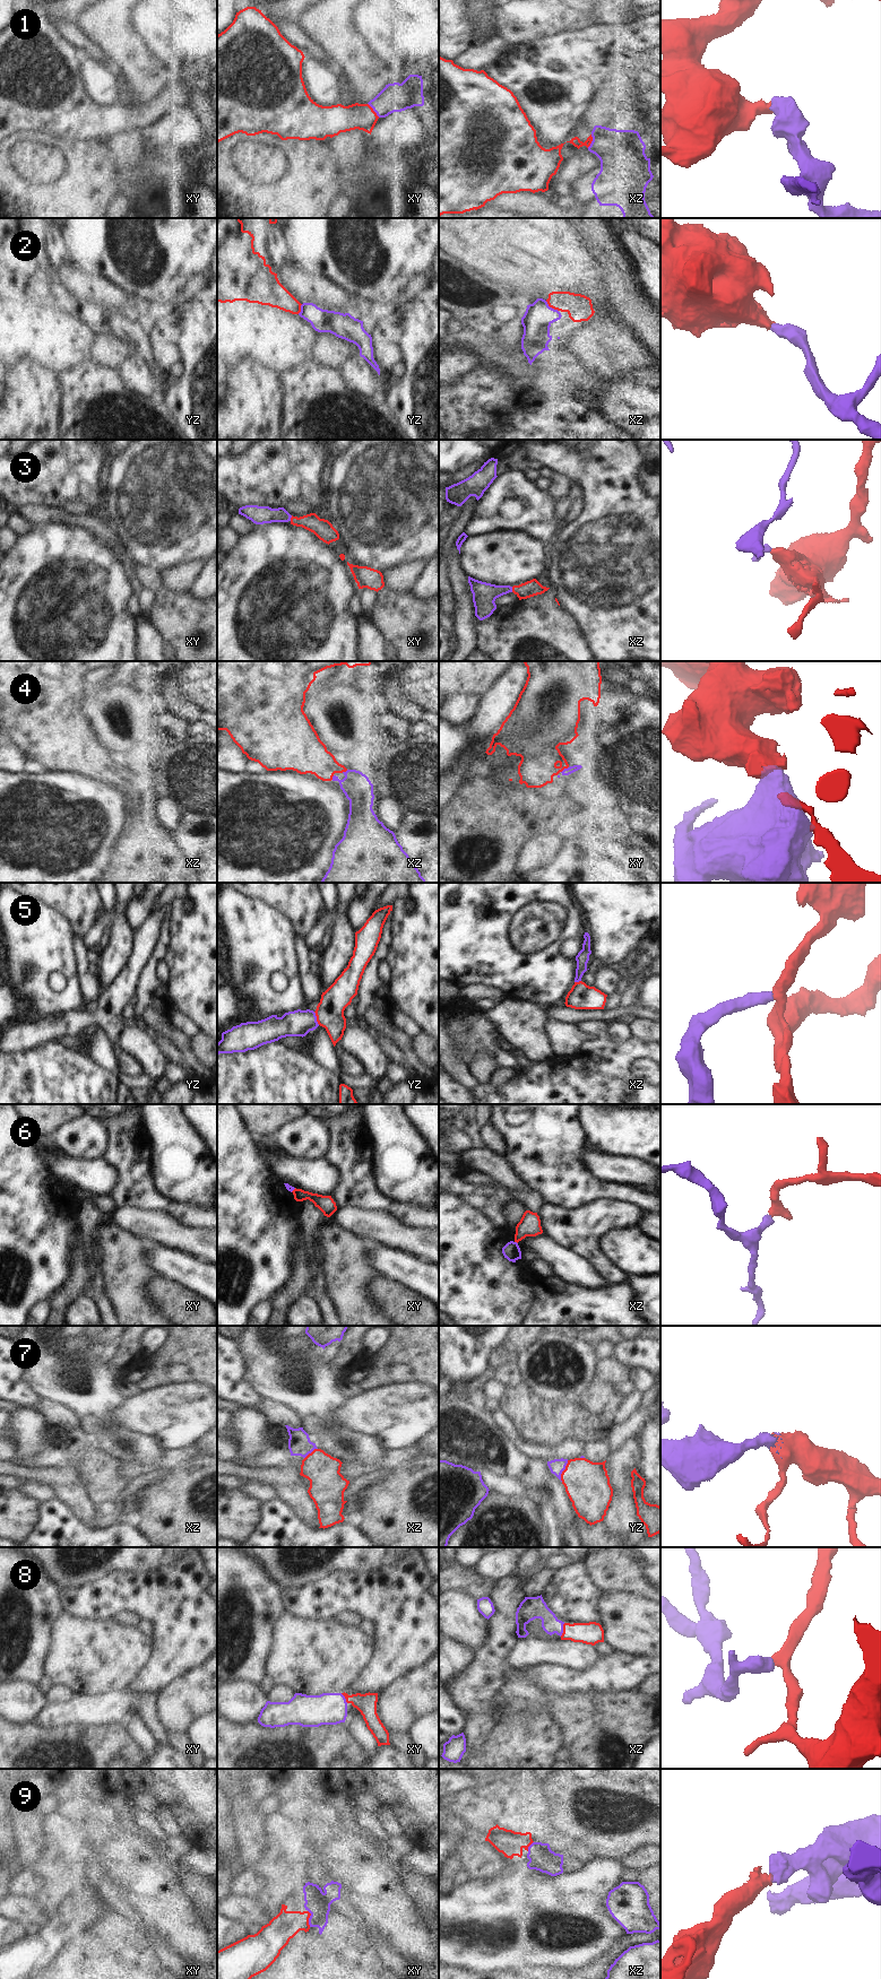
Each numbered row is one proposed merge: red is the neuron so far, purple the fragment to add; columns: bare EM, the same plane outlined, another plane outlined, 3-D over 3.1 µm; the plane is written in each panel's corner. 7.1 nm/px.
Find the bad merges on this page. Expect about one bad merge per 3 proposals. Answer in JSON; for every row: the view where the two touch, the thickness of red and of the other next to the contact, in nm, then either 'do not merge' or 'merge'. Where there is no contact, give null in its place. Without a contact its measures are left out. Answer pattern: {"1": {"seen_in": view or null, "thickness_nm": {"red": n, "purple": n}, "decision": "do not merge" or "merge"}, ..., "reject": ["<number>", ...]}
{"1": {"seen_in": "xy", "thickness_nm": {"red": 190, "purple": 200}, "decision": "merge"}, "2": {"seen_in": "xz", "thickness_nm": {"red": 190, "purple": 200}, "decision": "merge"}, "3": {"seen_in": "xy", "thickness_nm": {"red": 140, "purple": 130}, "decision": "merge"}, "4": {"seen_in": "xy", "thickness_nm": {"red": 280, "purple": 50}, "decision": "merge"}, "5": {"seen_in": "yz", "thickness_nm": {"red": 200, "purple": 190}, "decision": "merge"}, "6": {"seen_in": "xz", "thickness_nm": {"red": 160, "purple": 120}, "decision": "do not merge"}, "7": {"seen_in": "yz", "thickness_nm": {"red": 320, "purple": 110}, "decision": "merge"}, "8": {"seen_in": "xz", "thickness_nm": {"red": 160, "purple": 150}, "decision": "merge"}, "9": {"seen_in": "xy", "thickness_nm": {"red": 200, "purple": 180}, "decision": "merge"}, "reject": ["6"]}

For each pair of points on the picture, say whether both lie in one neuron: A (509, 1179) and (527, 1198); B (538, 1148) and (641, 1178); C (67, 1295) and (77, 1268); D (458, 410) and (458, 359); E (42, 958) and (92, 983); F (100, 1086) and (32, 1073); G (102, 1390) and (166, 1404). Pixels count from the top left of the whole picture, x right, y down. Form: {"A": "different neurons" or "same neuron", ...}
{"A": "different neurons", "B": "different neurons", "C": "same neuron", "D": "different neurons", "E": "different neurons", "F": "same neuron", "G": "different neurons"}

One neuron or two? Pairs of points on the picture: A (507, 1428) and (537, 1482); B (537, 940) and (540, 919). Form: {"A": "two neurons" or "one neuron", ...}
{"A": "two neurons", "B": "one neuron"}

